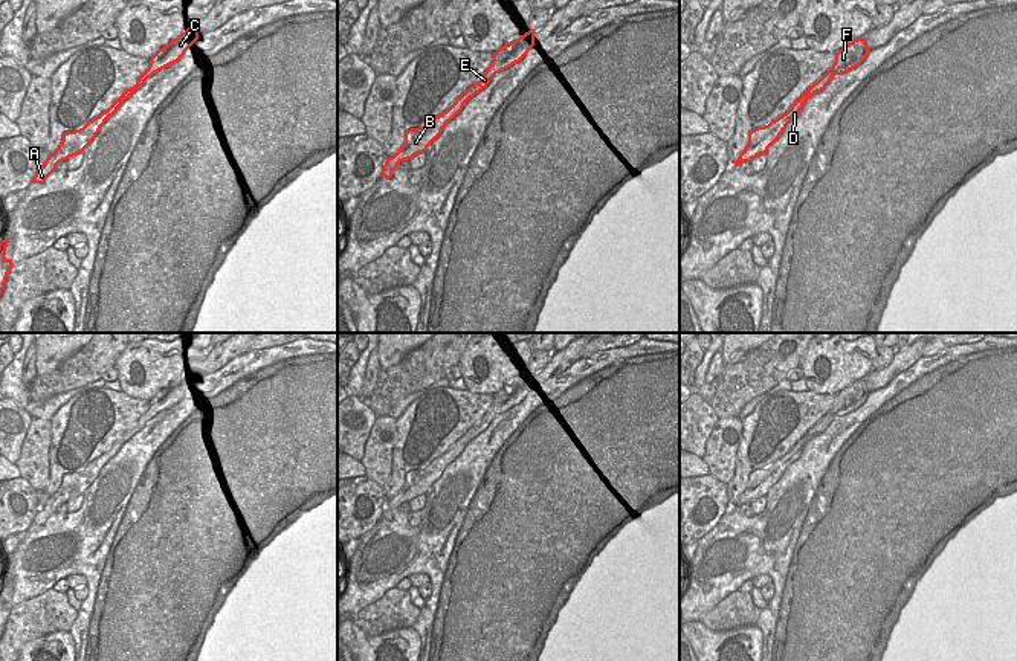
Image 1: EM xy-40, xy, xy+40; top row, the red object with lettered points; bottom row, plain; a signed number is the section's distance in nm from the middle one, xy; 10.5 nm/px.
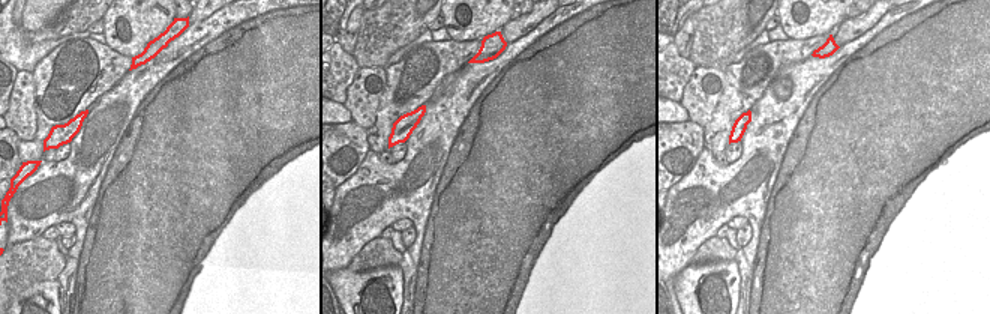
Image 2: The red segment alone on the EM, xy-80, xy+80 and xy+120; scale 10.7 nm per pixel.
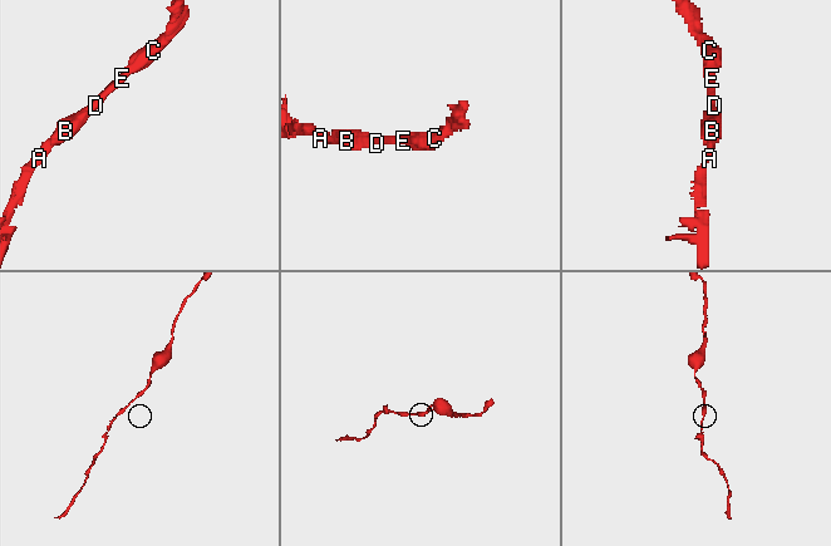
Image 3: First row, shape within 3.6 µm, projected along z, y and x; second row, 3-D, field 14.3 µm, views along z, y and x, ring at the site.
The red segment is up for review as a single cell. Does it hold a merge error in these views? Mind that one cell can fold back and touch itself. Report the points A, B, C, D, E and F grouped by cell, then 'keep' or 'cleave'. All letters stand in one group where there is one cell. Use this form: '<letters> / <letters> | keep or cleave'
A B C D E F | keep

